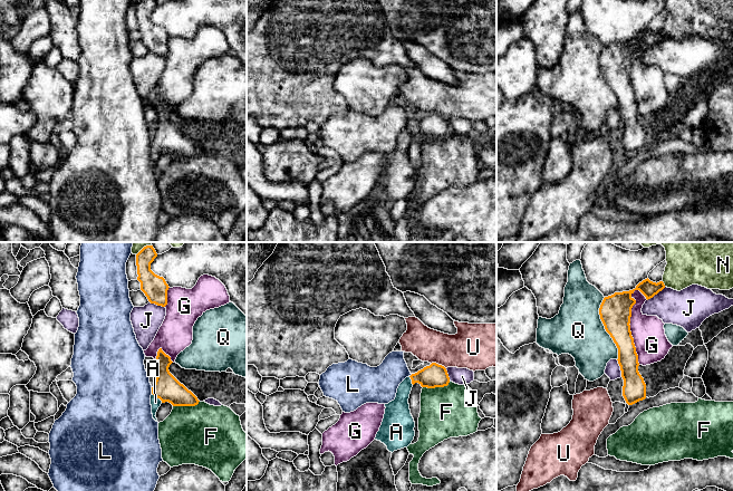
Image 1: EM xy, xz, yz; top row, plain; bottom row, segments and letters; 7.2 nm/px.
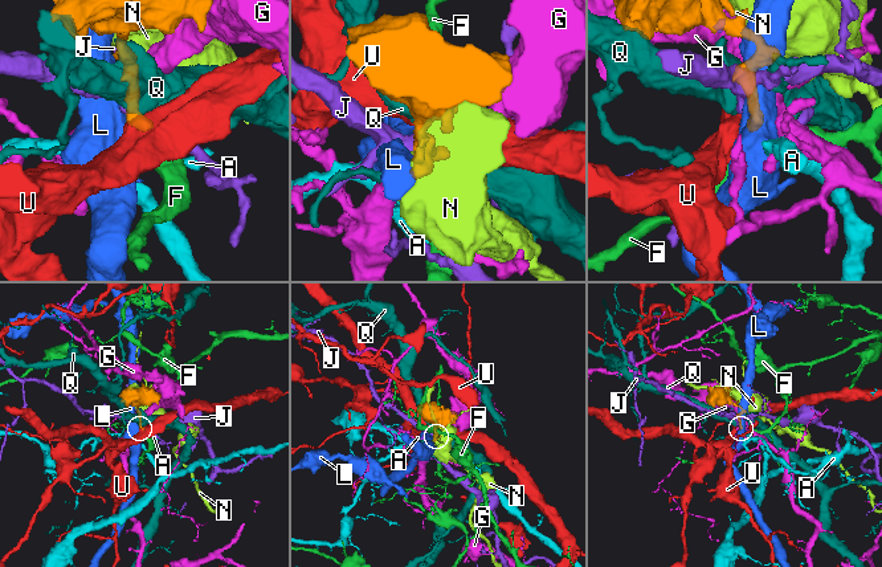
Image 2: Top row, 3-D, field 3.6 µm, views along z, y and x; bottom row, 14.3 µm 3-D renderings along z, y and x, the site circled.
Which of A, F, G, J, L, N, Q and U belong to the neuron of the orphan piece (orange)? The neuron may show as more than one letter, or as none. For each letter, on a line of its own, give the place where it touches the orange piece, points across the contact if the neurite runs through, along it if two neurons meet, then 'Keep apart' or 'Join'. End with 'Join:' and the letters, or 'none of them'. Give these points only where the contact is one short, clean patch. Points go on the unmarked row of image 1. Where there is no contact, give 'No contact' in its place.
A: Touches orange at xy (157, 147). Path across: xy (167, 138), (157, 147), (155, 152). Join
F: Touches orange at xz (436, 136). Boundary: xz (450, 131), (443, 136), (423, 137). Keep apart
G: Touches orange at yz (629, 77). Keep apart
J: Touches orange at yz (656, 44). Keep apart
L: Touches orange at xy (152, 141). Keep apart
N: Touches orange at yz (663, 34). Keep apart
Q: Touches orange at yz (605, 78). Keep apart
U: Touches orange at xz (437, 114). Boundary: xz (431, 113), (437, 113), (445, 118). Keep apart
Join: A

